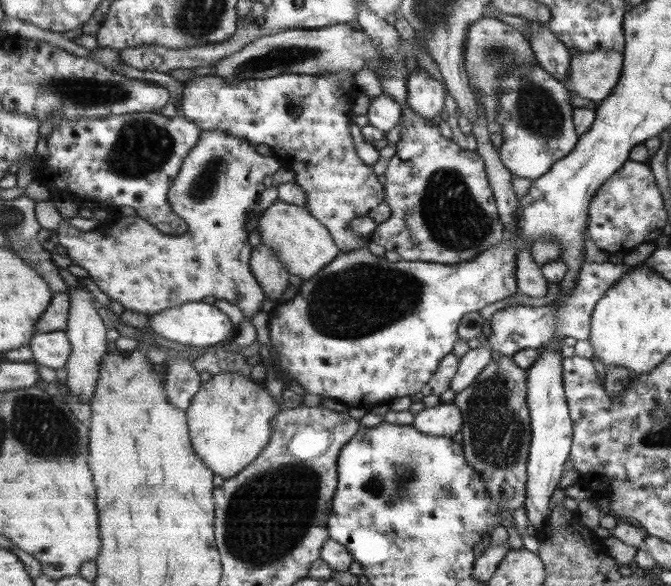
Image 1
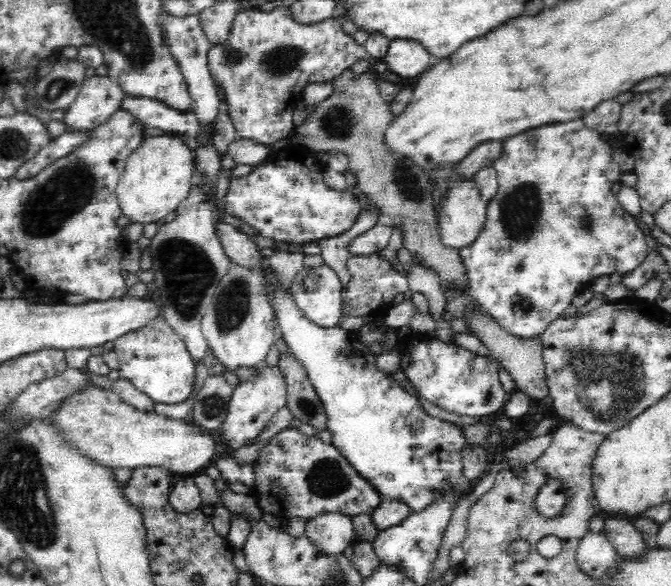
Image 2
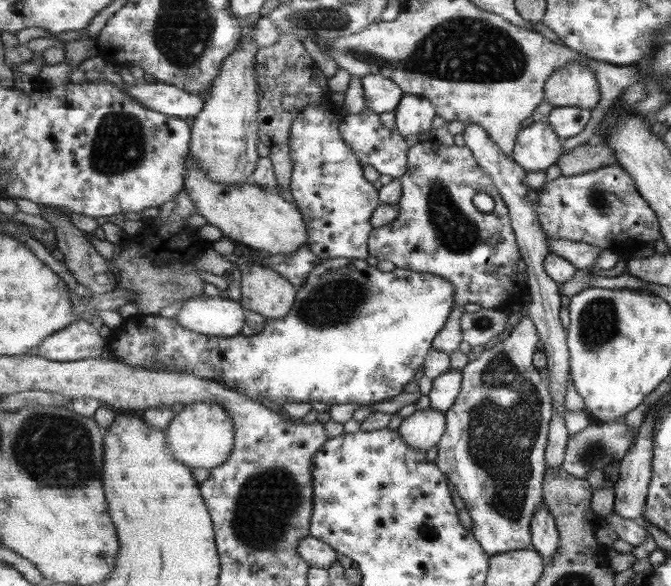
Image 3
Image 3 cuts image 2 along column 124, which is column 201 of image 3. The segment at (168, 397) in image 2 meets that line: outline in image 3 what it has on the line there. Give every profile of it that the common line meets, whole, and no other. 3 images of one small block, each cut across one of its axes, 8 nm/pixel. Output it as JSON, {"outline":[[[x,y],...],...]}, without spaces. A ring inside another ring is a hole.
{"outline":[[[327,259],[321,261],[314,268],[304,286],[298,290],[298,298],[295,300],[295,305],[291,312],[284,318],[268,320],[262,332],[258,334],[231,337],[208,336],[204,333],[197,333],[187,329],[176,318],[166,318],[159,314],[156,316],[136,314],[128,316],[127,319],[123,320],[120,327],[111,330],[106,345],[109,346],[109,351],[114,357],[124,359],[124,363],[129,366],[152,371],[168,371],[166,367],[174,365],[184,373],[189,370],[188,372],[197,377],[217,382],[228,389],[245,394],[251,399],[259,400],[260,402],[261,400],[268,400],[268,402],[274,402],[274,404],[280,404],[280,406],[292,401],[302,403],[324,402],[324,404],[329,404],[330,406],[350,403],[370,405],[391,400],[396,394],[402,392],[402,388],[412,380],[412,376],[418,372],[418,368],[427,359],[428,351],[432,348],[432,340],[438,334],[438,330],[444,326],[450,310],[454,310],[454,287],[442,277],[397,267],[393,272],[381,272],[377,267],[369,266],[364,260]]]}

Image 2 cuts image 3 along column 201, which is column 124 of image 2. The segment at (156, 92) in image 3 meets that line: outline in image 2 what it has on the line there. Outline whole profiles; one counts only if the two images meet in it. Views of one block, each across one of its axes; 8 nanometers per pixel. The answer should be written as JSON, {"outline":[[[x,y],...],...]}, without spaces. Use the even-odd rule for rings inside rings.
{"outline":[[[125,95],[121,100],[120,109],[132,115],[138,123],[160,128],[165,132],[190,138],[198,136],[201,132],[197,116],[191,109],[185,111],[175,109],[164,101],[154,100],[152,97]]]}

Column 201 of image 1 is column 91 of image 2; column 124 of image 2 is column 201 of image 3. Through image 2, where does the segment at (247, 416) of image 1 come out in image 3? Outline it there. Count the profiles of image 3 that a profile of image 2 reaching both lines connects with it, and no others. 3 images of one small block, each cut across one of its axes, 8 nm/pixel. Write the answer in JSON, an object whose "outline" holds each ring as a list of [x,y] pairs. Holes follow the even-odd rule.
{"outline":[[[209,402],[184,406],[164,431],[172,456],[190,468],[210,470],[219,467],[231,455],[232,447],[235,446],[235,425],[232,424],[231,416],[221,406]]]}

